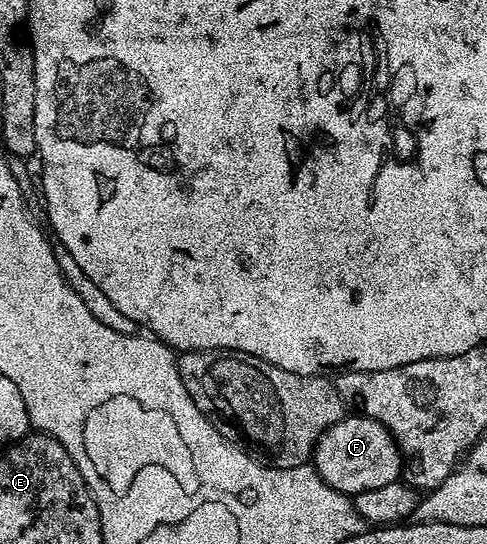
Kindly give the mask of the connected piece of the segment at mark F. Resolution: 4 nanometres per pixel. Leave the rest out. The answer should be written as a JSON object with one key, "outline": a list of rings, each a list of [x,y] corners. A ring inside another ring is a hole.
{"outline":[[[345,415],[333,423],[333,427],[321,435],[313,454],[315,470],[323,482],[348,495],[373,491],[373,487],[385,487],[385,483],[400,480],[405,464],[399,444],[385,426],[372,417],[355,416]]]}

